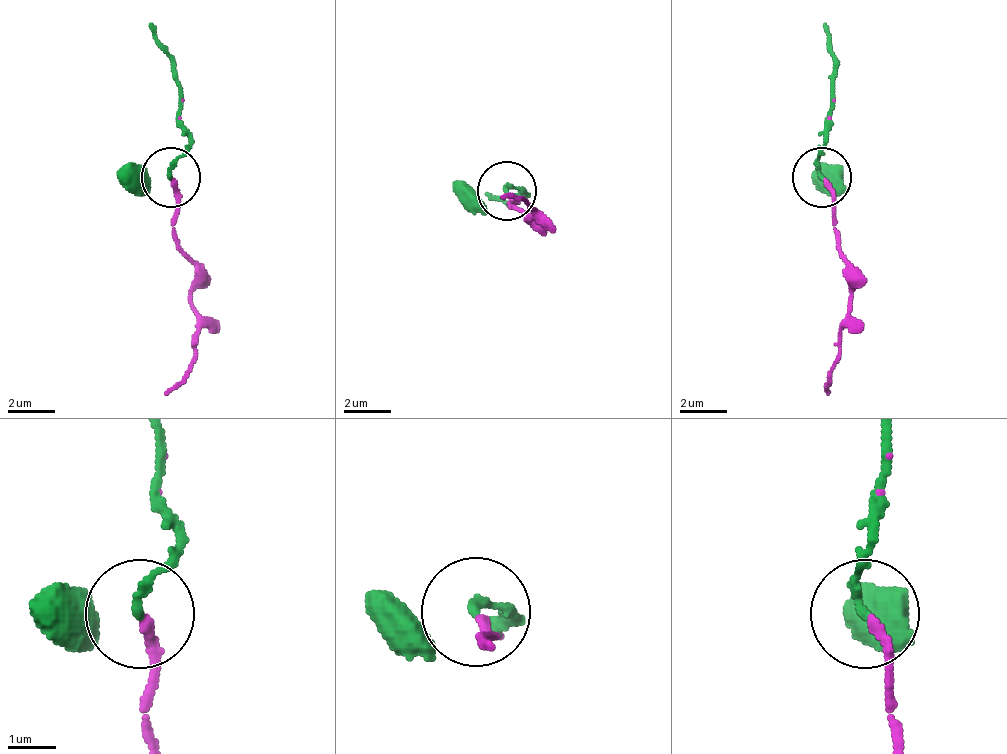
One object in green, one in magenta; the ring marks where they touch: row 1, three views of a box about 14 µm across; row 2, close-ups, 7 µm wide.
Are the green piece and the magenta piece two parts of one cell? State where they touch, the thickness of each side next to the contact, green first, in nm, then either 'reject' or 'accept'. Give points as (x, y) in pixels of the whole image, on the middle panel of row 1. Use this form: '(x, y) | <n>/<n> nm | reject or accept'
(506, 191) | 110/190 nm | accept

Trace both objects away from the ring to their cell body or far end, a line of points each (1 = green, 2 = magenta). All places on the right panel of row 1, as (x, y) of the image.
1: (820, 179), (820, 149), (832, 66), (826, 24)
2: (826, 179), (832, 232), (850, 286), (832, 393)

